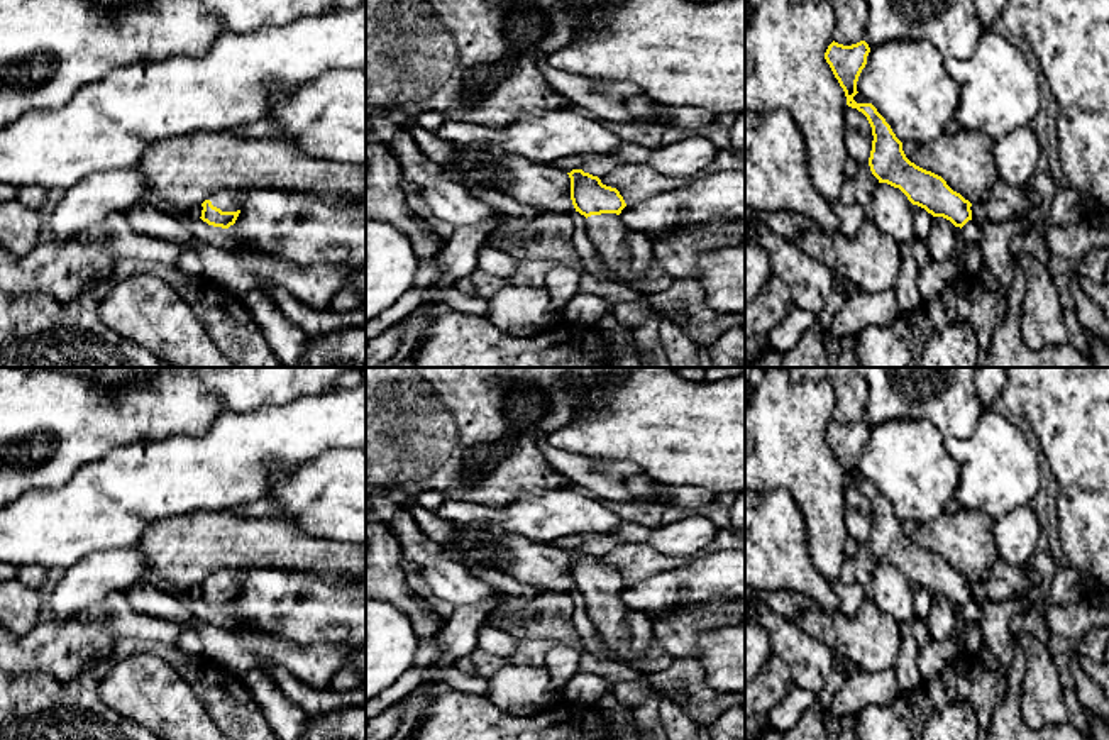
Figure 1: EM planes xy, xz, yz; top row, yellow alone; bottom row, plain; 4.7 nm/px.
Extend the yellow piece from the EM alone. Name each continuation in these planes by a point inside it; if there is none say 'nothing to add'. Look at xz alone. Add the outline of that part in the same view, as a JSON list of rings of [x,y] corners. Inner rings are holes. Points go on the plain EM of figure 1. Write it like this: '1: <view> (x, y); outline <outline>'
1: xz (628, 634); outline [[[616,593],[586,598],[588,616],[610,650],[621,662],[642,657],[654,642],[652,620],[643,611],[626,608]]]

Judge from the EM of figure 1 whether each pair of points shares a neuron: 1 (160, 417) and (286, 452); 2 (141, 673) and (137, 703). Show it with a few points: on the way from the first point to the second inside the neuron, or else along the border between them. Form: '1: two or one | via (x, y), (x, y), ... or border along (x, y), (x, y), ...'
1: two | border along (242, 410), (224, 410), (202, 432), (168, 437)
2: one | via (141, 679), (141, 696)

